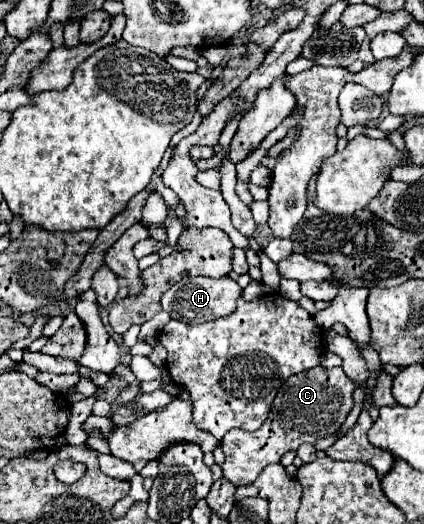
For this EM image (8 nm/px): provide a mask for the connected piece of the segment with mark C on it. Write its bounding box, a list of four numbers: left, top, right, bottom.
[221,366,355,486]

